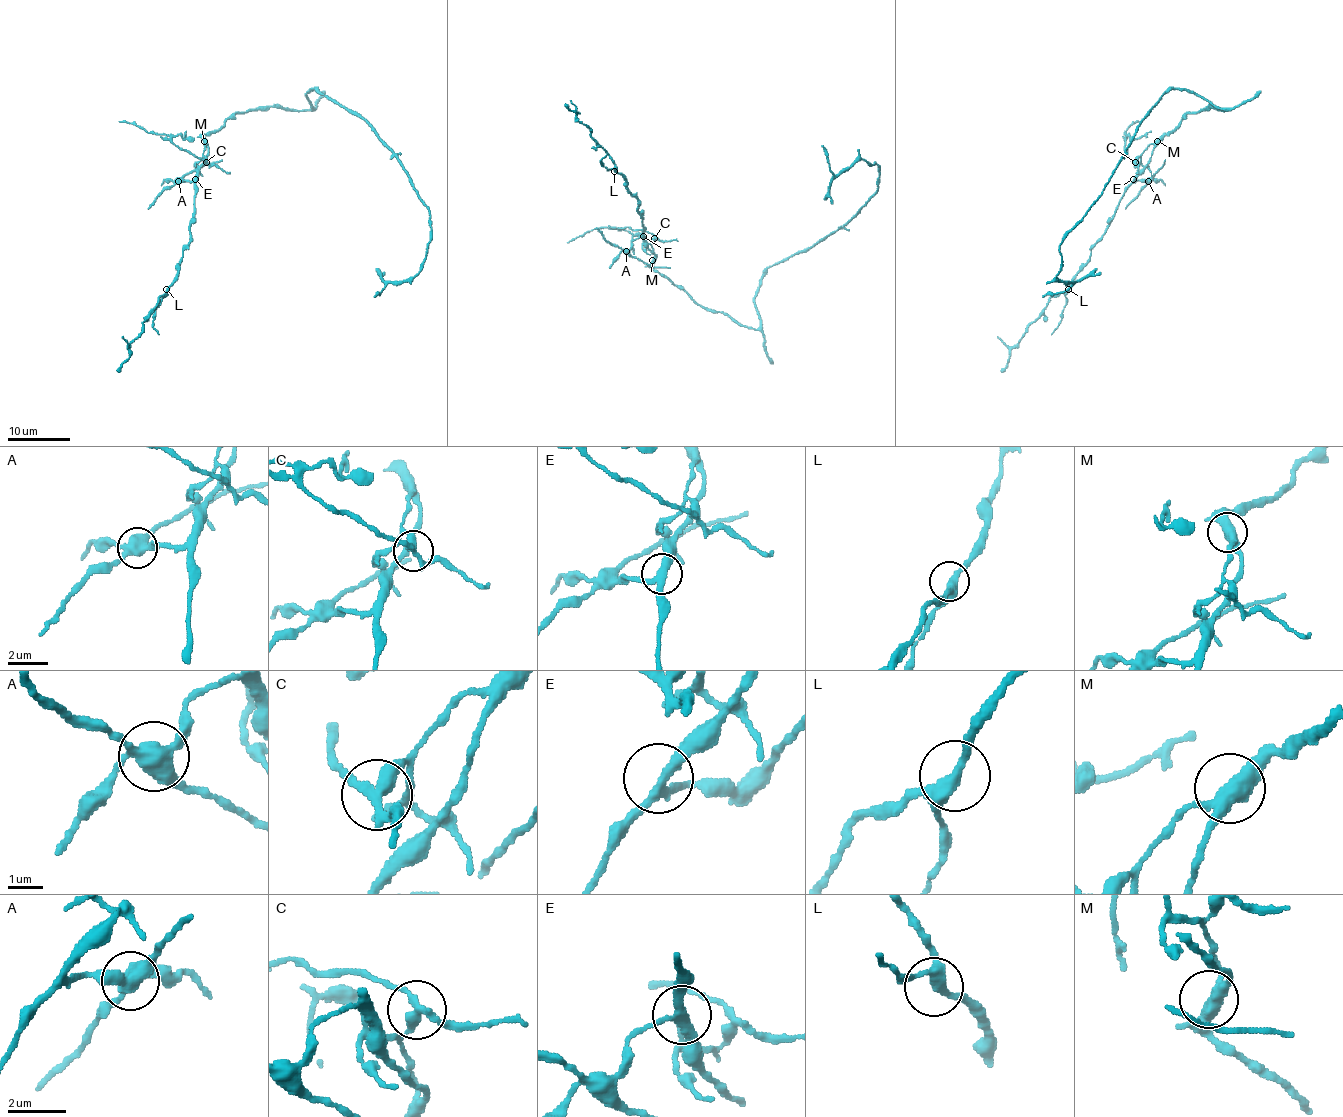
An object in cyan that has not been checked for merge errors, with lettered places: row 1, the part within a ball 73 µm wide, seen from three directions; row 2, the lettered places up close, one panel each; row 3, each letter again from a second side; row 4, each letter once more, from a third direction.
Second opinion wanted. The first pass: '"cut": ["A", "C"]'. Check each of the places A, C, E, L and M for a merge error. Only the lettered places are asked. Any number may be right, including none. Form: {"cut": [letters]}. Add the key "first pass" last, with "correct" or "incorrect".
{"cut": ["A", "C"], "first pass": "correct"}

